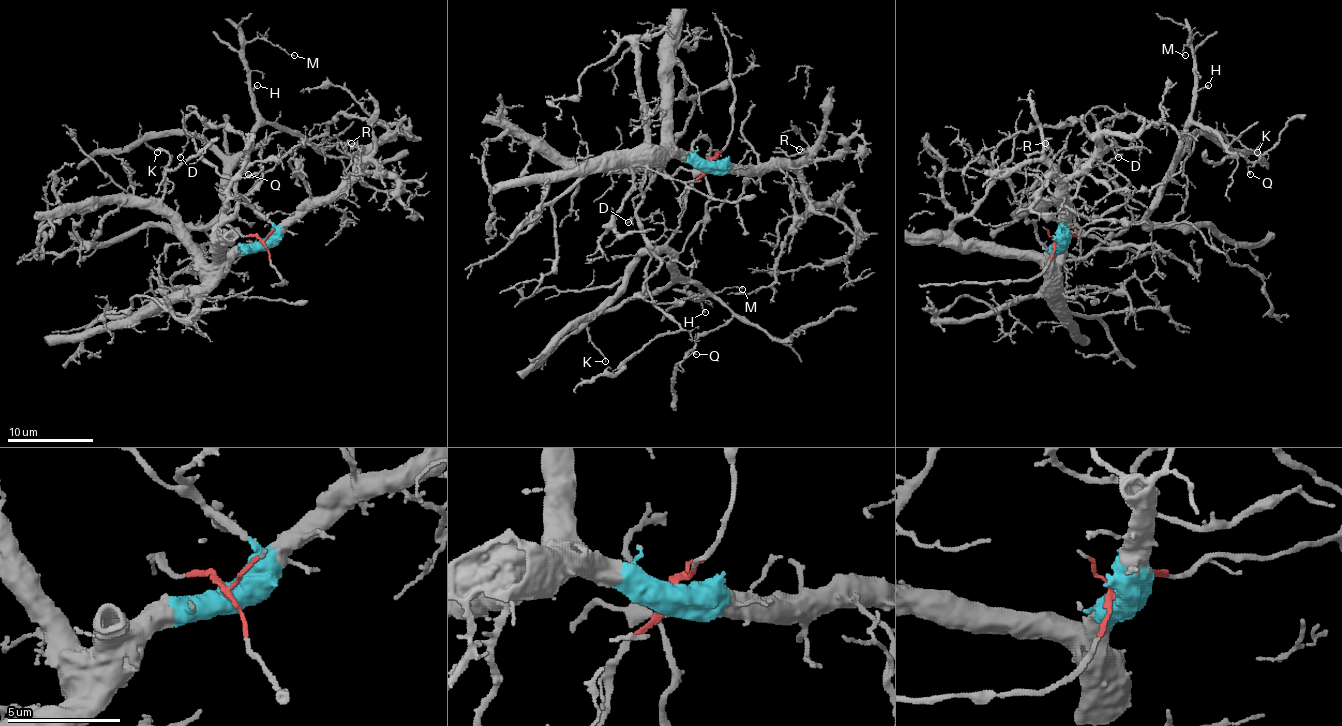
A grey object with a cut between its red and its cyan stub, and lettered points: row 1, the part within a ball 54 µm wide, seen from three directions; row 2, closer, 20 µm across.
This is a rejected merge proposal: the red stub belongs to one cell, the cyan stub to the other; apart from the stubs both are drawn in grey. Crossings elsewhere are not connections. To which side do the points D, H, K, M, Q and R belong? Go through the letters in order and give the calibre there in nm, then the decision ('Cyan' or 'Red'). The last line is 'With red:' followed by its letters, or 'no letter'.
D: Thickness 120 nm. Cyan
H: Thickness 150 nm. Red
K: Thickness 110 nm. Red
M: Thickness 110 nm. Red
Q: Thickness 120 nm. Red
R: Thickness 170 nm. Cyan
With red: H, K, M, Q

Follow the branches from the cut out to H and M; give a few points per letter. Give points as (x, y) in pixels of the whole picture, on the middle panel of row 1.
H: (709, 163), (685, 197), (681, 223), (668, 246), (670, 263), (704, 291), (700, 300), (704, 313)
M: (709, 163), (685, 197), (685, 212), (670, 240), (670, 263), (704, 293), (691, 296), (743, 289)

